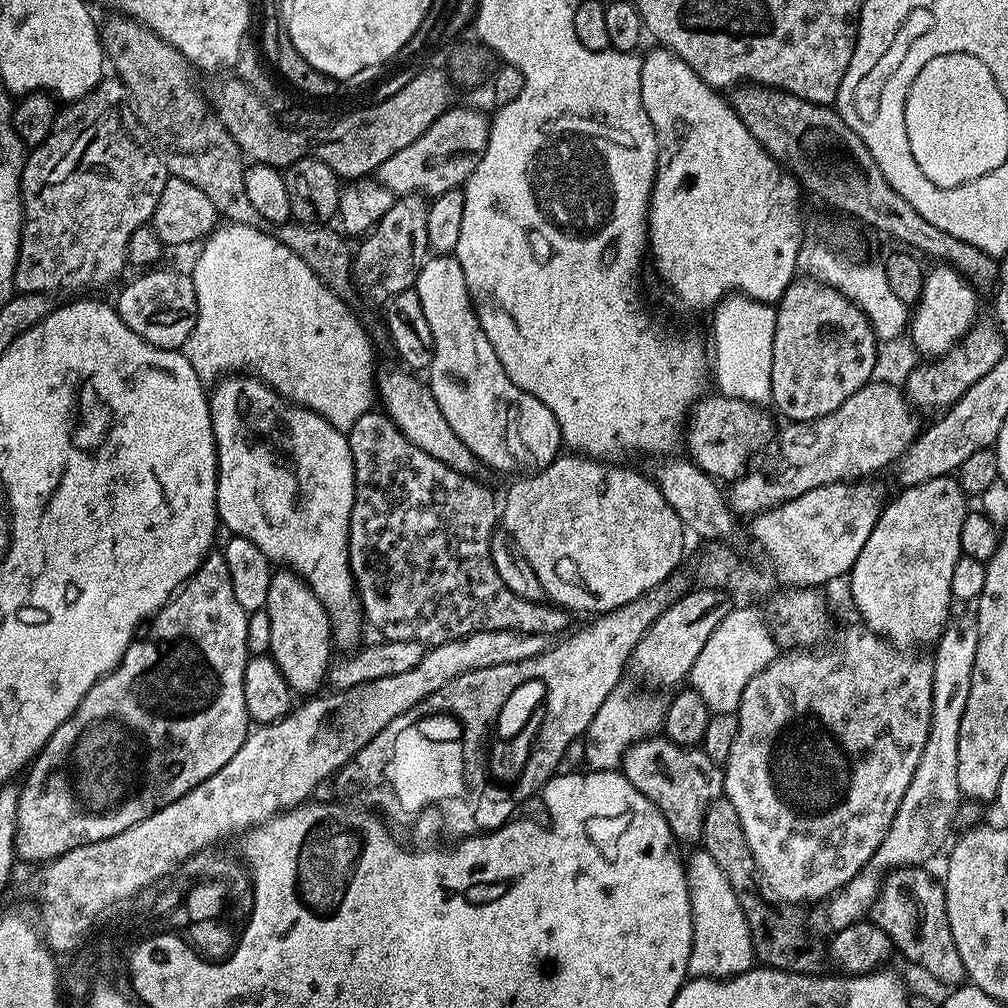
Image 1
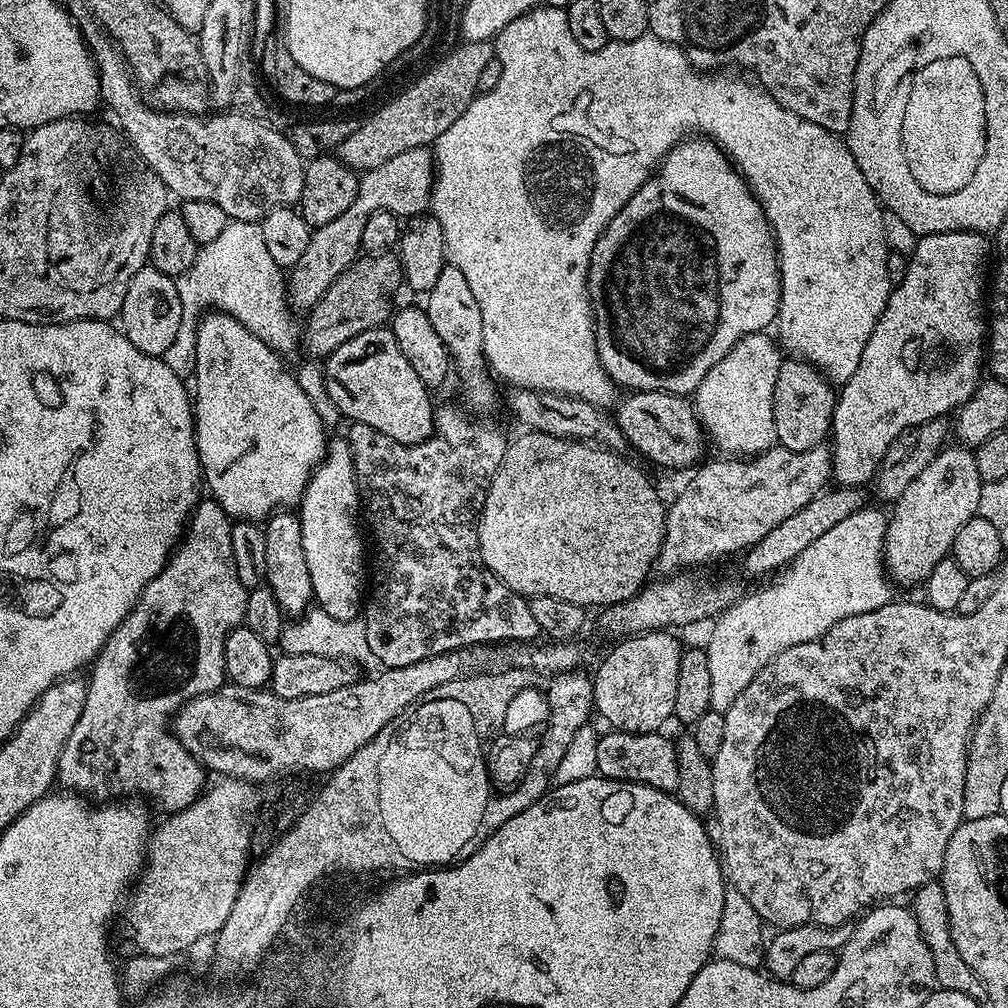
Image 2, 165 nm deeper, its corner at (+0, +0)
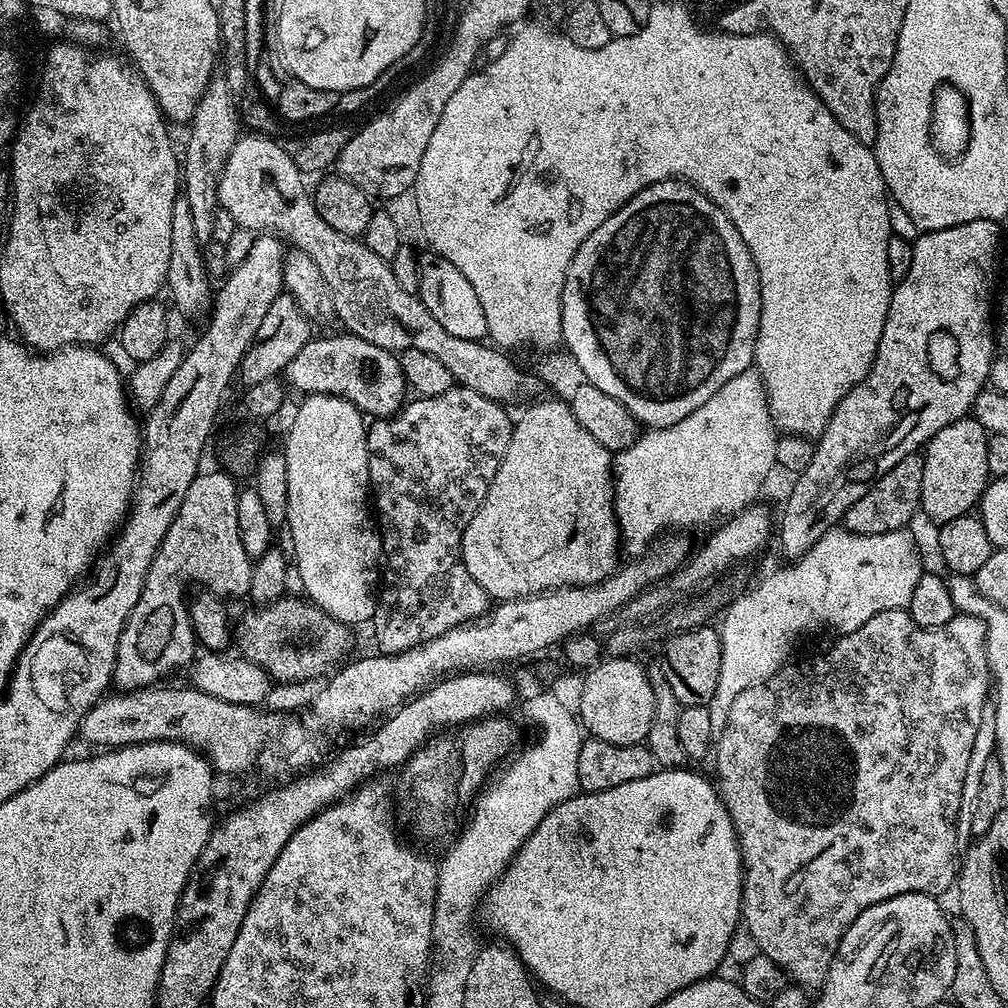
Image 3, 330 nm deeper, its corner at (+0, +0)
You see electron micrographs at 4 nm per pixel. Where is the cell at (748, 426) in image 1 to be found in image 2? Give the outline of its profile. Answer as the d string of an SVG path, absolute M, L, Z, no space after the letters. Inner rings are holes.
M632 392L615 405L614 415L622 434L628 440L633 449L637 448L648 460L653 460L656 464L661 464L664 468L688 468L701 463L700 455L704 452L706 436L702 431L699 416L693 401L686 396L675 396L669 392Z

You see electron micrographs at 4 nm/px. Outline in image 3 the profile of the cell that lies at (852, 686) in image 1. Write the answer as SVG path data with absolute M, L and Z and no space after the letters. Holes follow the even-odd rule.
M903 608L882 610L874 614L866 626L858 626L858 630L835 638L837 640L821 656L812 656L797 664L785 663L770 678L750 686L750 690L742 690L742 694L734 698L730 718L726 718L726 726L718 733L714 744L718 791L736 827L744 863L743 923L748 923L748 932L760 947L757 949L780 965L805 990L816 990L823 985L834 954L858 914L878 902L911 892L940 898L947 888L949 891L955 885L958 875L955 830L963 778L982 719L982 708L990 700L986 625L977 616L957 614L946 626L923 628L914 623L912 615Z

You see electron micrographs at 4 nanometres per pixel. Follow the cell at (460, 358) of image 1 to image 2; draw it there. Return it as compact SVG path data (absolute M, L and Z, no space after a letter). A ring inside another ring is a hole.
M445 266L438 277L438 282L434 283L434 288L426 294L426 300L430 322L434 322L434 330L438 330L438 338L442 338L446 346L451 363L454 365L454 376L460 379L460 392L465 400L463 403L473 413L484 414L496 400L496 388L492 385L493 373L484 358L482 310L478 310L478 301L470 291L470 285L466 283L466 274L462 274L462 270L457 268Z

